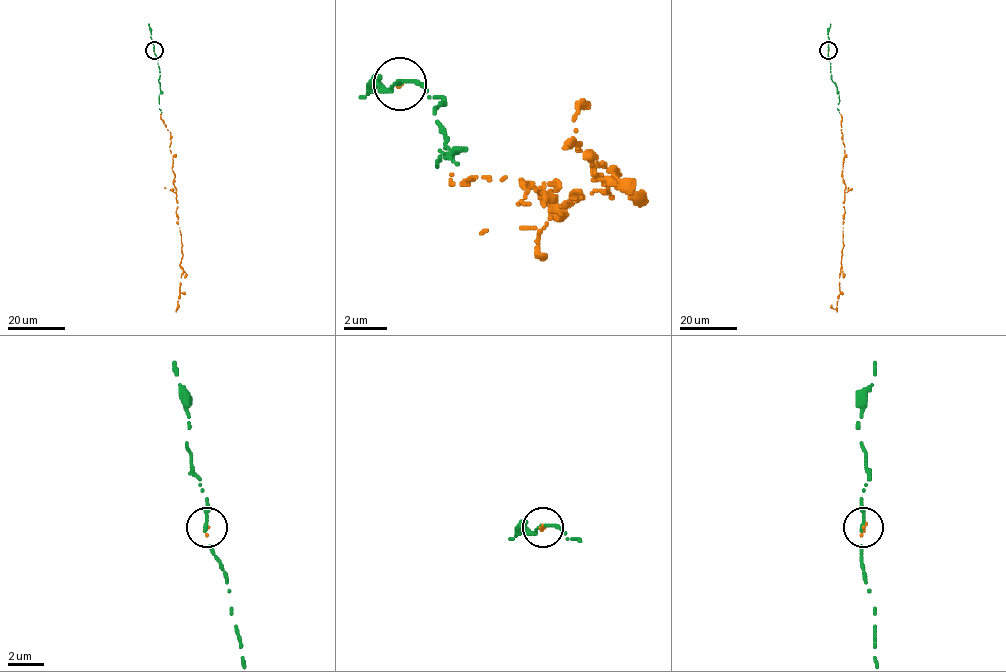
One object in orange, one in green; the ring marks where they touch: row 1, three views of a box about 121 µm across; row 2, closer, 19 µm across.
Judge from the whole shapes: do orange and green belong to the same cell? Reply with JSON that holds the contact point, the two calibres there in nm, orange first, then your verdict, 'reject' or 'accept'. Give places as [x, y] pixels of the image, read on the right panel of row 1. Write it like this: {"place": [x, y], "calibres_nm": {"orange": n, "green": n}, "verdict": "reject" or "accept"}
{"place": [828, 50], "calibres_nm": {"orange": 140, "green": 150}, "verdict": "accept"}

